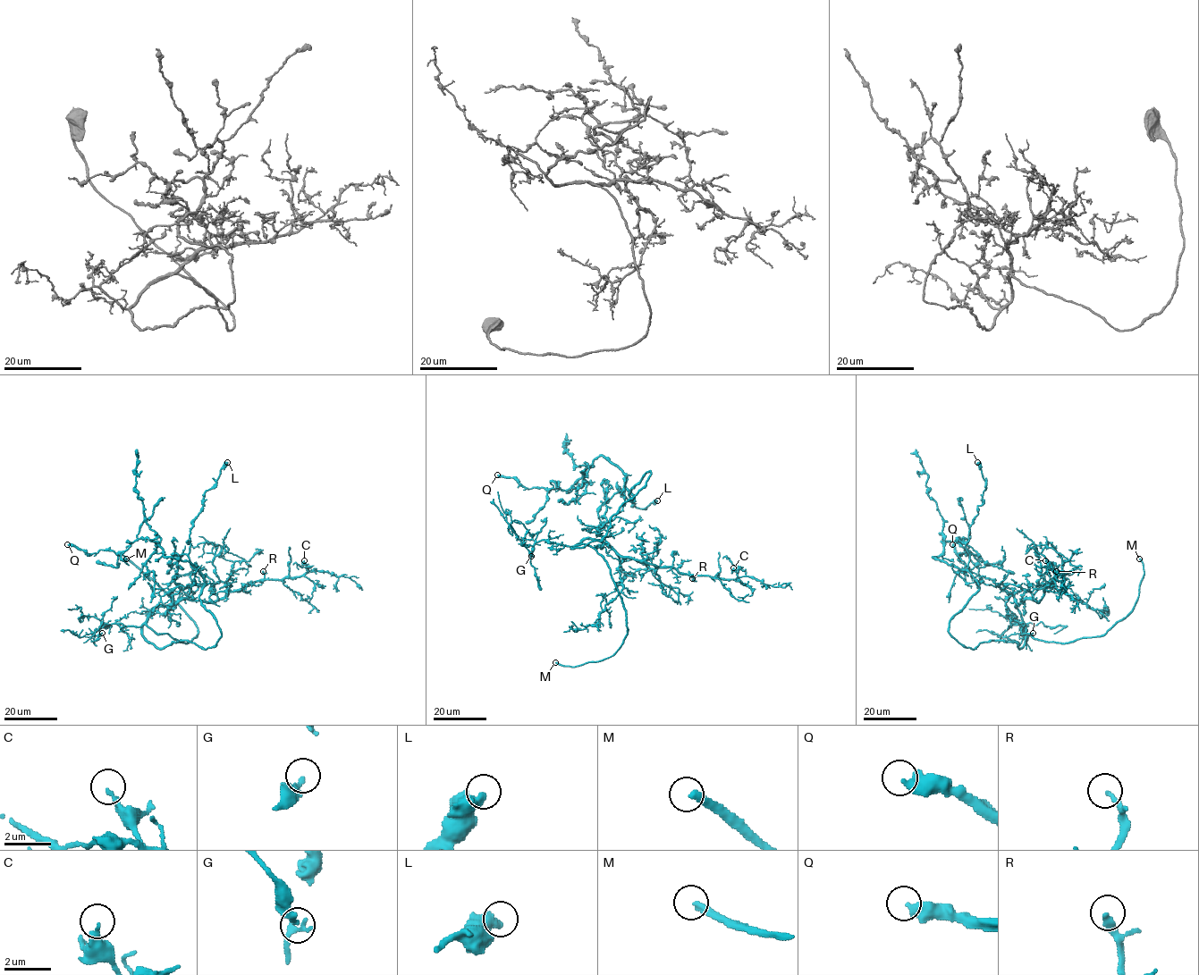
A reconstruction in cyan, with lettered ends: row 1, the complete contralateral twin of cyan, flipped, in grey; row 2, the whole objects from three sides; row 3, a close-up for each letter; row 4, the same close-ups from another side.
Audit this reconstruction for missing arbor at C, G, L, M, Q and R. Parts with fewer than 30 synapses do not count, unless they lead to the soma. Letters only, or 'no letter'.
M, R

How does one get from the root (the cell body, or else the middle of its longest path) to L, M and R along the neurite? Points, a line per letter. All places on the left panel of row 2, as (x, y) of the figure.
L: (186, 640), (207, 648), (221, 635), (199, 598), (204, 577), (188, 553), (203, 494), (227, 462)
M: (186, 640), (156, 648), (143, 635), (146, 624), (157, 634), (188, 642), (197, 636), (198, 627), (126, 558)
R: (186, 640), (156, 648), (142, 634), (147, 616), (157, 606), (184, 599), (215, 601), (261, 582), (263, 571)

